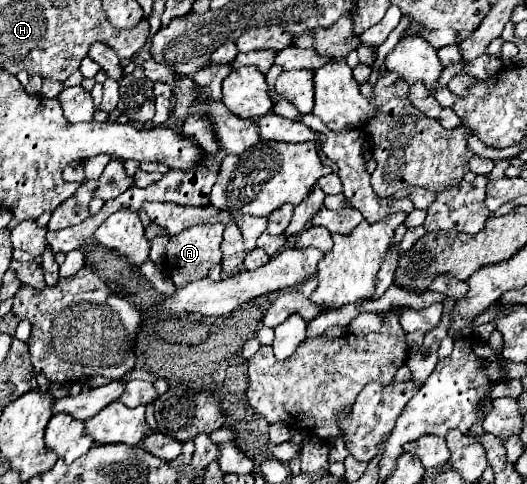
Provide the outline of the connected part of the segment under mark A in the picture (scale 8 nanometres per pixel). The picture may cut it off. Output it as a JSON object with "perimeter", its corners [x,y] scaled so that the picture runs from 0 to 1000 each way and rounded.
{"perimeter":[[[368,465],[349,481],[323,486],[315,506],[315,556],[334,593],[353,593],[372,576],[395,572],[402,548],[417,543],[417,498],[421,498],[425,469],[421,465]]]}

